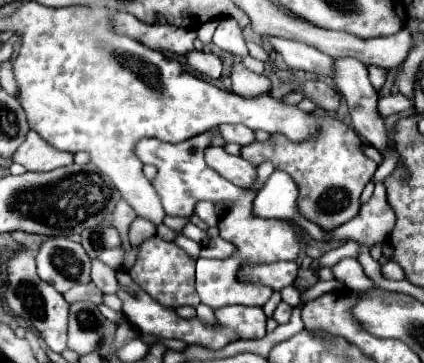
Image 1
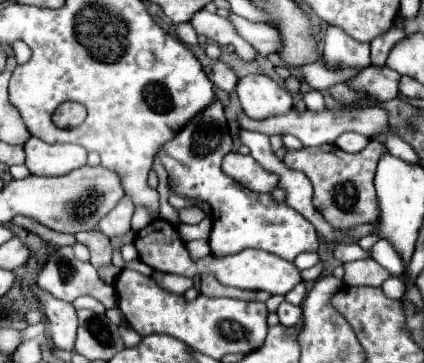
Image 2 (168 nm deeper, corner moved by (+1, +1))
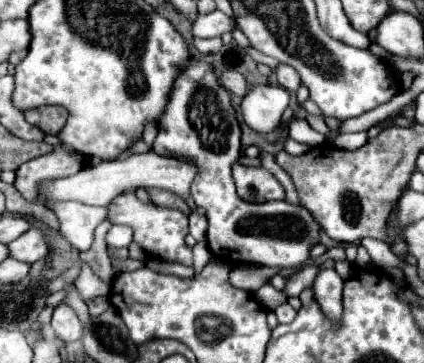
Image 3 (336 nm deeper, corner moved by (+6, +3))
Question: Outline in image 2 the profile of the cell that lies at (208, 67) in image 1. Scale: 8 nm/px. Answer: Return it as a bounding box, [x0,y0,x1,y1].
[211,62,239,92]

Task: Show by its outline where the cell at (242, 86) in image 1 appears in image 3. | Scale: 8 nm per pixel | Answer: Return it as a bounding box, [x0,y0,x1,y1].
[240,84,290,132]

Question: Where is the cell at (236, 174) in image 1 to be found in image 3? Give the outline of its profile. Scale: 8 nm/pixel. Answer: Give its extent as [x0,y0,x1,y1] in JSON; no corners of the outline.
[232,162,284,202]

